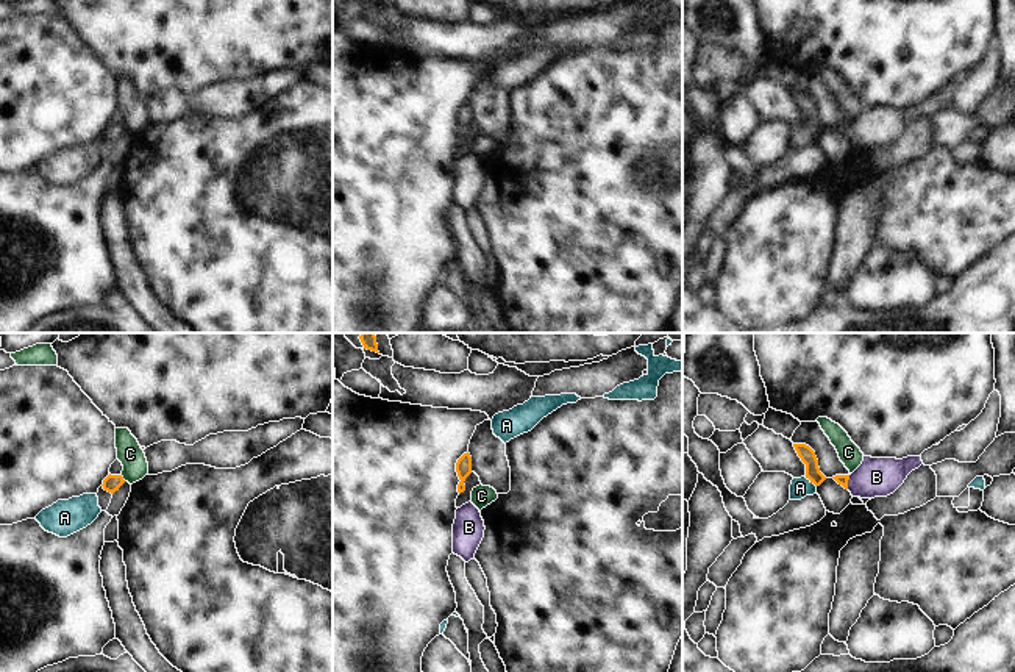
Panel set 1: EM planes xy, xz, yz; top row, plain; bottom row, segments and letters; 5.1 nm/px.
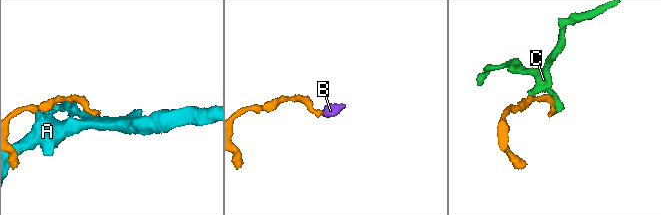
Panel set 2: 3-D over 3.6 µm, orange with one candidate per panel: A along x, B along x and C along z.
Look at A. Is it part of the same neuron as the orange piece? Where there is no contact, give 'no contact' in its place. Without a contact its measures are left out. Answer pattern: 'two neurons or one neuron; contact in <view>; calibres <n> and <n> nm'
two neurons; contact in yz; calibres 80 and 100 nm

